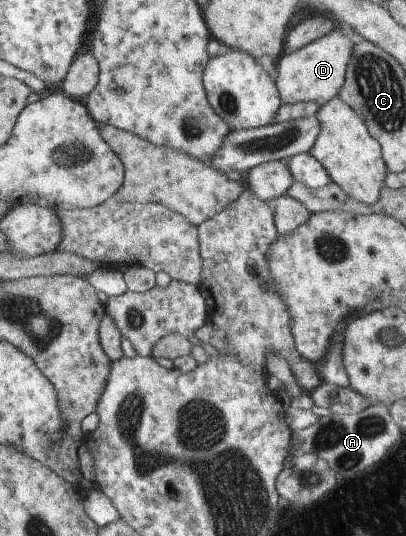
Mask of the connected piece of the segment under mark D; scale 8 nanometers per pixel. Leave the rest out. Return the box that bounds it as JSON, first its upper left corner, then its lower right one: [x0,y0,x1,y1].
[275,25,354,106]

